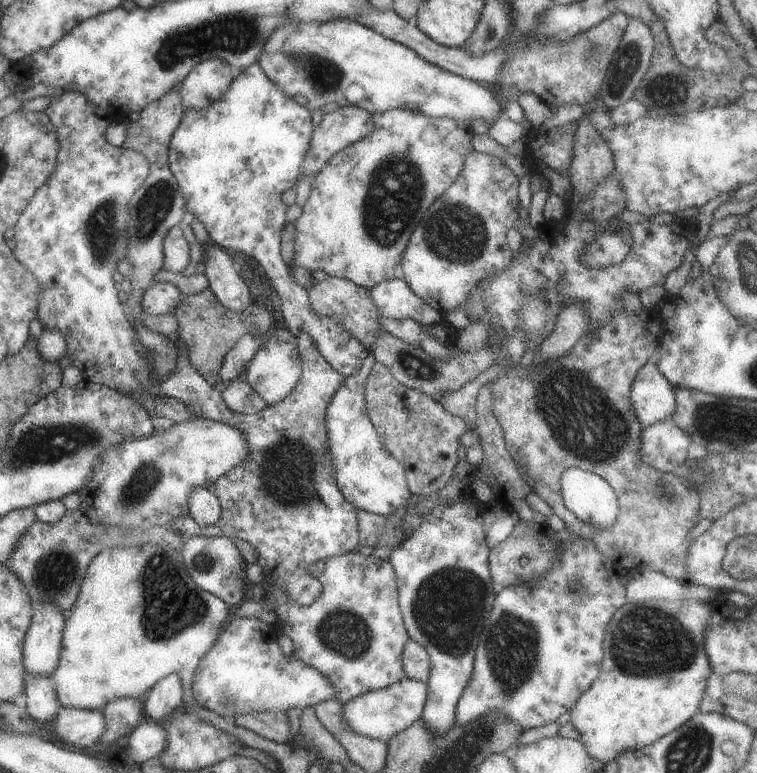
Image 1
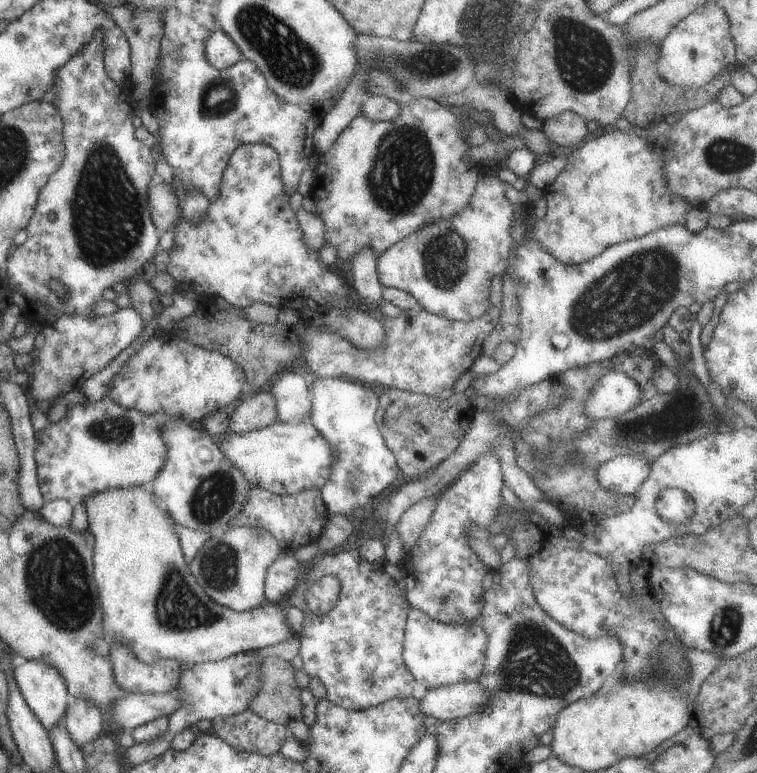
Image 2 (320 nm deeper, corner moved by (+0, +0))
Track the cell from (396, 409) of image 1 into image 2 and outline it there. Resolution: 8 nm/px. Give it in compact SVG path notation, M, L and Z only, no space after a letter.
M386 388L378 395L375 425L383 442L395 456L397 467L405 479L422 477L443 458L448 458L459 445L472 420L474 408L462 392L453 392L447 399Z

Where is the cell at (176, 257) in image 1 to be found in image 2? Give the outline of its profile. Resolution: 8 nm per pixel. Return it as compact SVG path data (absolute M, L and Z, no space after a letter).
M151 184L147 192L148 208L152 224L163 232L172 230L179 222L180 200L175 190L167 184Z

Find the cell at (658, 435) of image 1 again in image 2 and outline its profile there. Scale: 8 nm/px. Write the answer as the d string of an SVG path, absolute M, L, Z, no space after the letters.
M637 454L615 456L597 468L595 480L605 490L635 494L639 484L647 477L649 465Z

